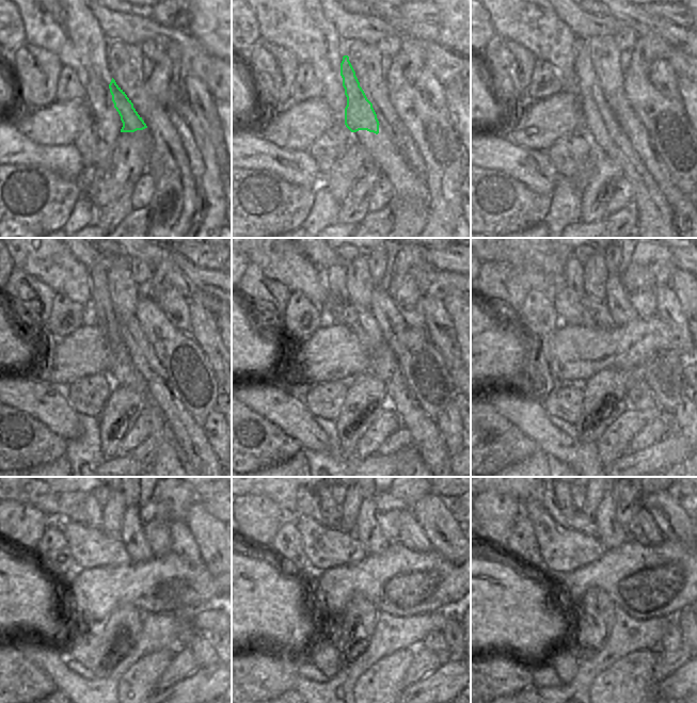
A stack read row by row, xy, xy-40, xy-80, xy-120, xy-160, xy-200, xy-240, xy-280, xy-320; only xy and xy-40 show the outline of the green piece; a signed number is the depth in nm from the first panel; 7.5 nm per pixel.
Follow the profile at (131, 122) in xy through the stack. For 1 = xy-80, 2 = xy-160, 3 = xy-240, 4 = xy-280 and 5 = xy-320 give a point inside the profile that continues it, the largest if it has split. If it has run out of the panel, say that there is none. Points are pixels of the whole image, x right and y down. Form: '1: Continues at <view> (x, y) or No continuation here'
1: Continues at xy-80 (597, 115)
2: Continues at xy-160 (335, 276)
3: Continues at xy-240 (94, 511)
4: Continues at xy-280 (333, 513)
5: Continues at xy-320 (563, 499)

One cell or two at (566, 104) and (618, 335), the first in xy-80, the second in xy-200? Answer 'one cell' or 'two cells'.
one cell

